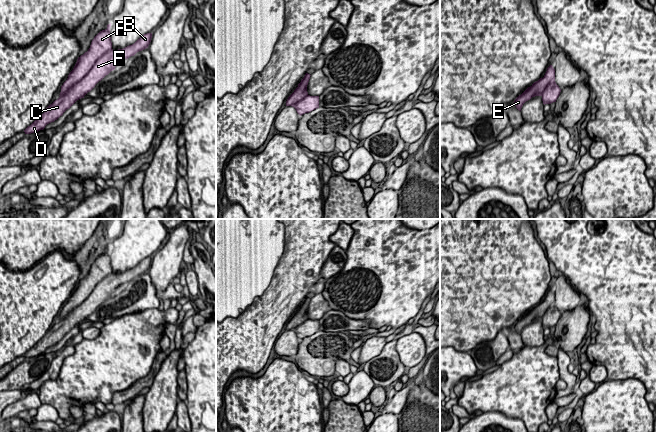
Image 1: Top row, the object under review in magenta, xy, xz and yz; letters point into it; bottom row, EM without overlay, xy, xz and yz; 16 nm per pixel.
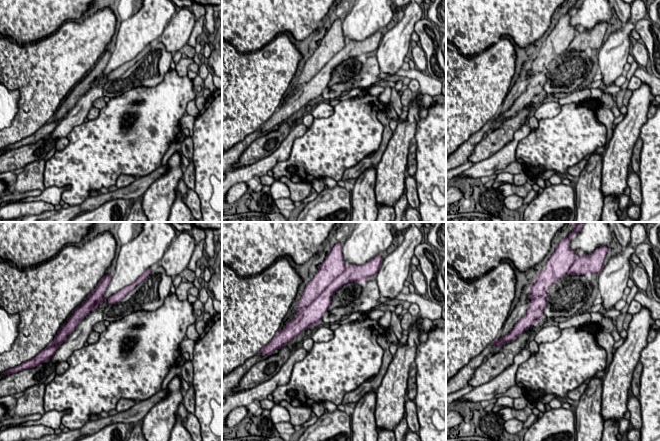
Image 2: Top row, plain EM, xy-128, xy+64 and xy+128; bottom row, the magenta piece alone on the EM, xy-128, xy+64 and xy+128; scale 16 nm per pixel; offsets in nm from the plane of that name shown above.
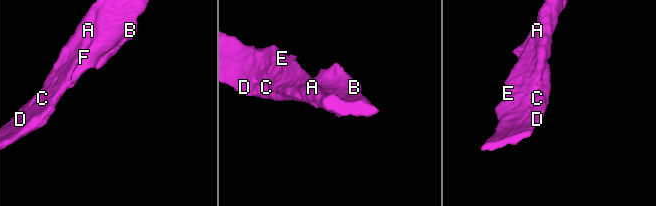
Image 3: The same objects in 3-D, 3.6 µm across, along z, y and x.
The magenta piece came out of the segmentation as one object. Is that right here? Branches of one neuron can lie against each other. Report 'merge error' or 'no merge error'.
no merge error

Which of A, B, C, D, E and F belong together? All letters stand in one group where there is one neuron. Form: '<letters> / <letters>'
A B C D E F

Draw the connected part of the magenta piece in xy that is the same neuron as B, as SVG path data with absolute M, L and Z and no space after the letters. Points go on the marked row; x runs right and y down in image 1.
M111 23L94 37L88 51L78 57L73 70L61 86L60 97L24 130L25 134L43 130L47 124L57 120L77 100L84 98L99 81L115 70L118 63L148 48L151 42L152 33L147 33L134 44L113 50L110 27Z

